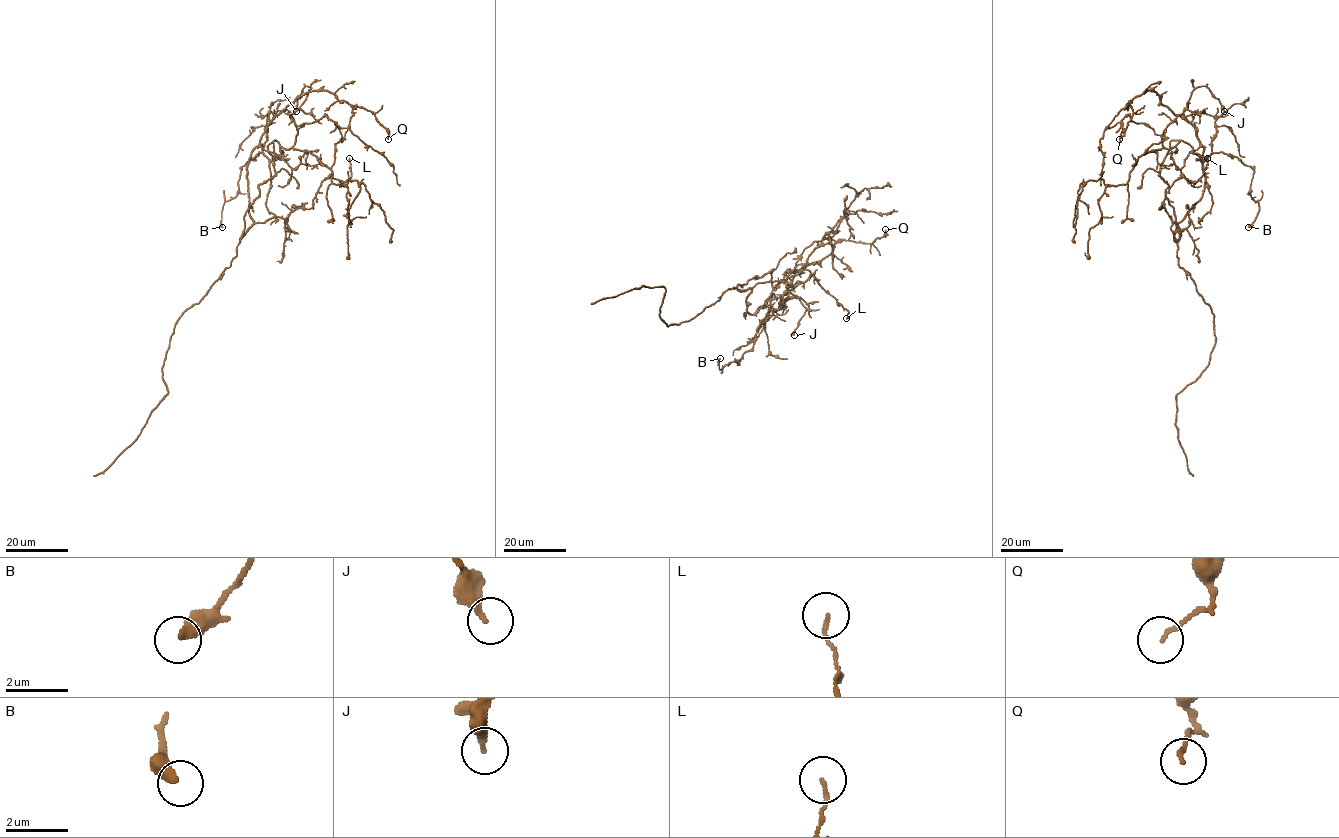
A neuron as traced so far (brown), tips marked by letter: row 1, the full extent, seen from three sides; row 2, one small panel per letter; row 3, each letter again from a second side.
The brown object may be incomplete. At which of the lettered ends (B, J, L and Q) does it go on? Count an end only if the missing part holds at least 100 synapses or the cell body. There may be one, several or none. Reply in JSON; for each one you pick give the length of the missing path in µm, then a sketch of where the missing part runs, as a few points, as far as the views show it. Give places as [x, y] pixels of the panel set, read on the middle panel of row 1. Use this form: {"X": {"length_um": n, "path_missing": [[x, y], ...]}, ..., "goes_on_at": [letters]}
{"goes_on_at": []}

